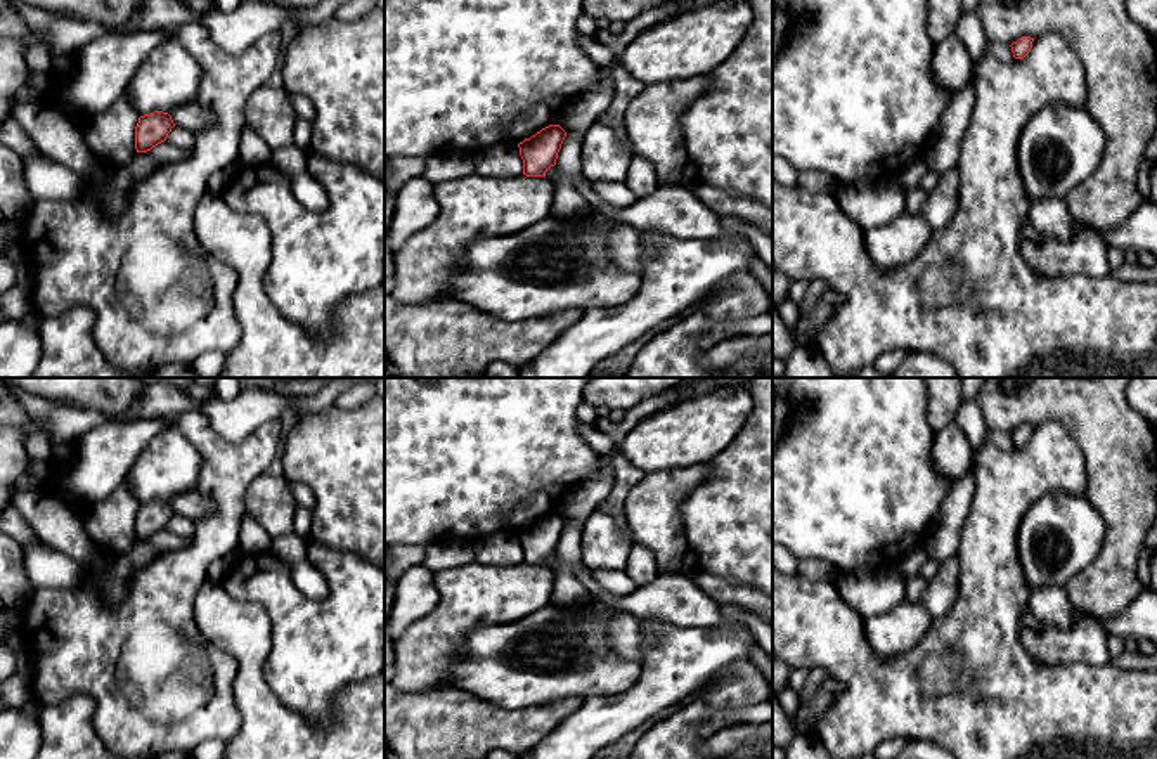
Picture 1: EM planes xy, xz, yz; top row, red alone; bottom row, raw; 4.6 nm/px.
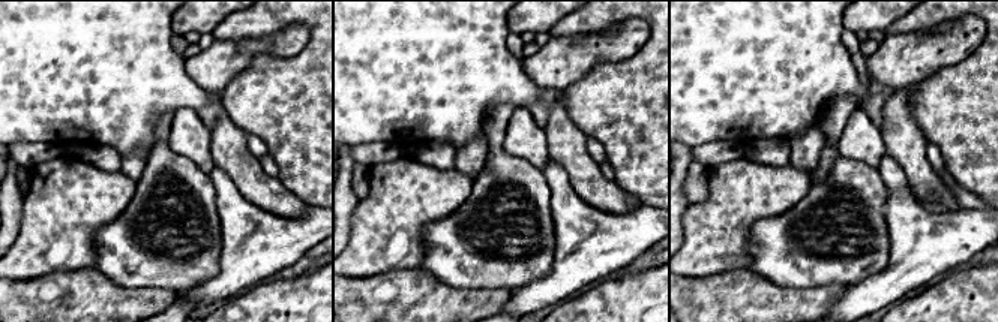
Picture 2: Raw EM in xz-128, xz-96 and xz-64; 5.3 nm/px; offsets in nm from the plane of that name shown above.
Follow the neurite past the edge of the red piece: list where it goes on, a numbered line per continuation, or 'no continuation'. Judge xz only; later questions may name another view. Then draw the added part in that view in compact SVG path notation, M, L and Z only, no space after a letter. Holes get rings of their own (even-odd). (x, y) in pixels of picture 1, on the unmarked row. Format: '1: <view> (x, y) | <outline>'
no continuation

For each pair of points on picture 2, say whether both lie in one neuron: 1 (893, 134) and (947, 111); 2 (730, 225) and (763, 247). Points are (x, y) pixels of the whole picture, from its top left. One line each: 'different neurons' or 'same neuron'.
1: different neurons
2: different neurons

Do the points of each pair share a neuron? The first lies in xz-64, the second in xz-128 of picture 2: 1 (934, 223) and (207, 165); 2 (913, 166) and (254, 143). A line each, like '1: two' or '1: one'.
1: two
2: two

